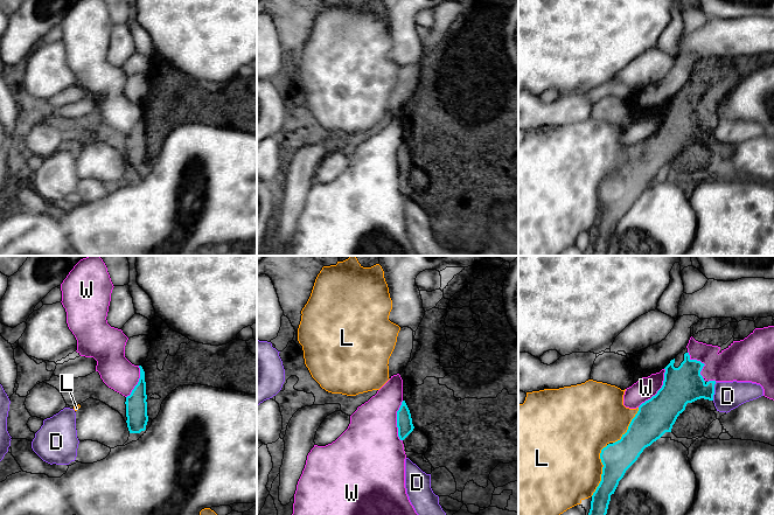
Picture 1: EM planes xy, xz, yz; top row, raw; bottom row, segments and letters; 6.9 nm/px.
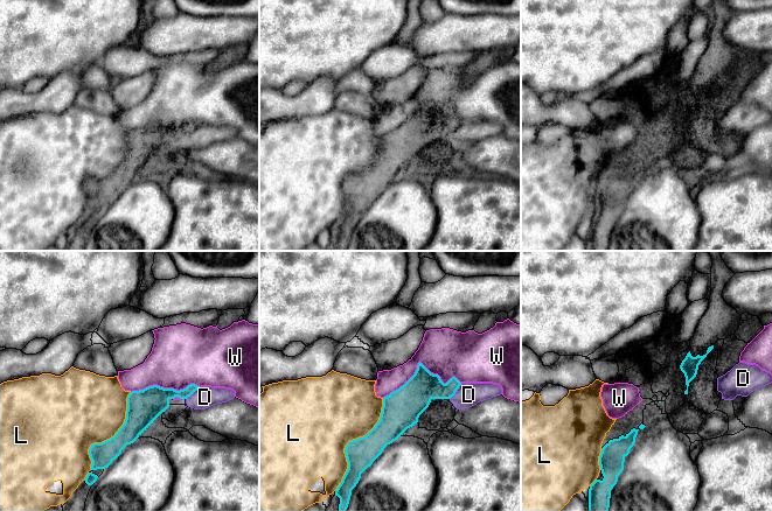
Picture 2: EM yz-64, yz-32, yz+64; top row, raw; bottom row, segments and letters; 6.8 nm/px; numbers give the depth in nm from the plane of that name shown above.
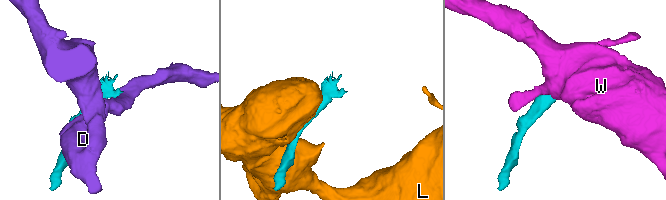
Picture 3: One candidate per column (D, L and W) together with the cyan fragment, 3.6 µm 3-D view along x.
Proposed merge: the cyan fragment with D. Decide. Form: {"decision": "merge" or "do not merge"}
{"decision": "do not merge"}

